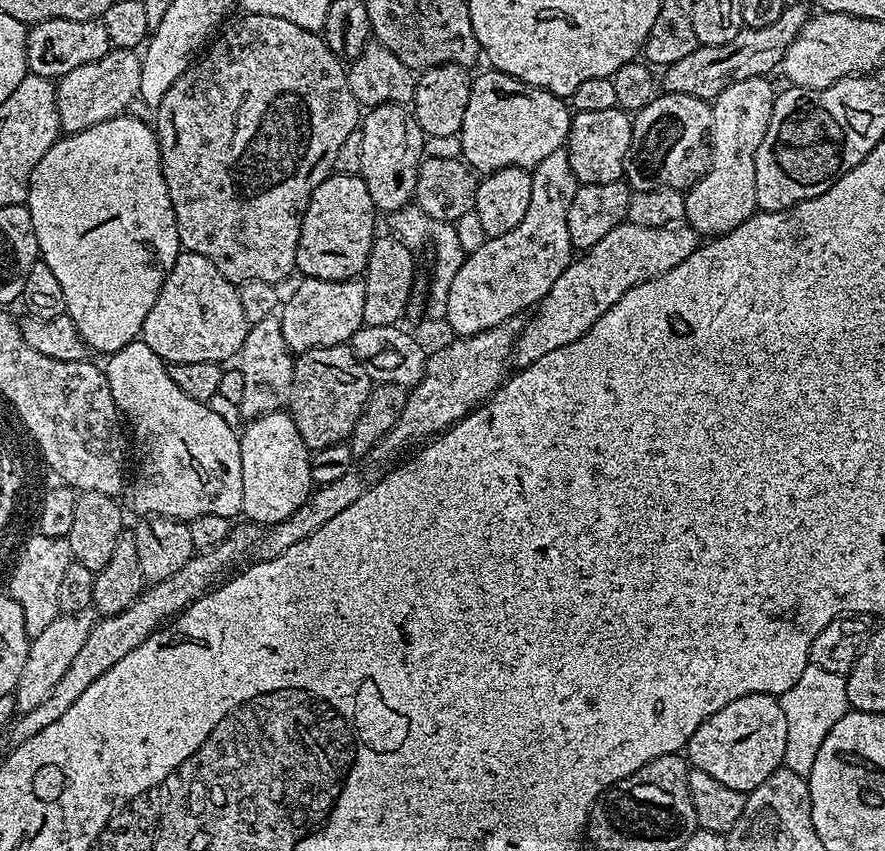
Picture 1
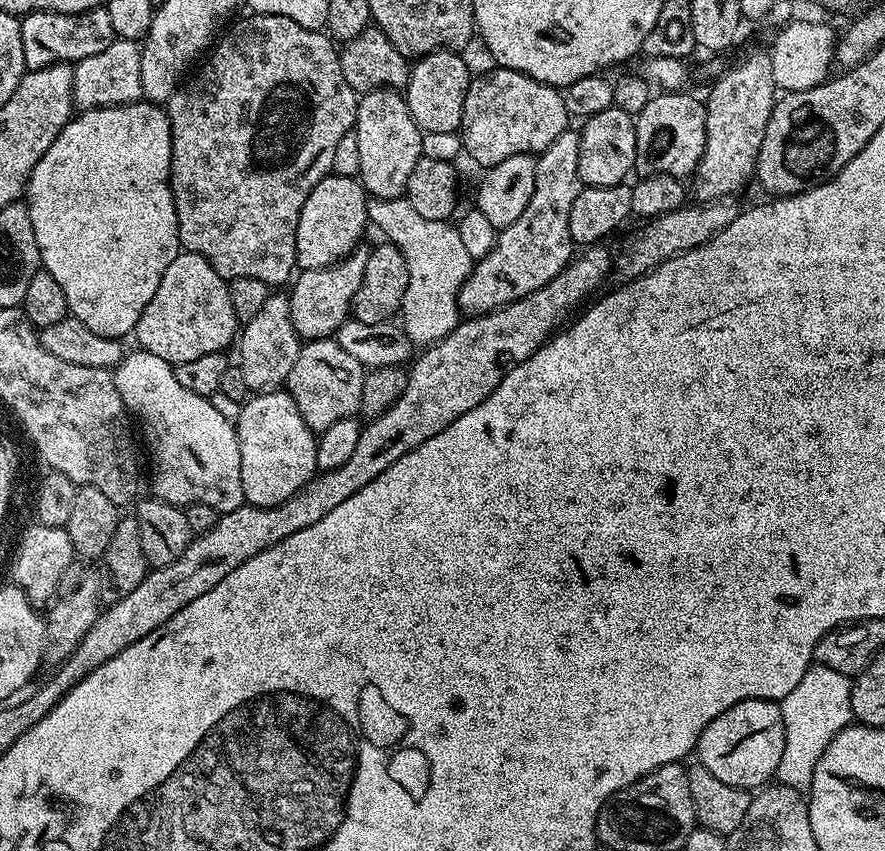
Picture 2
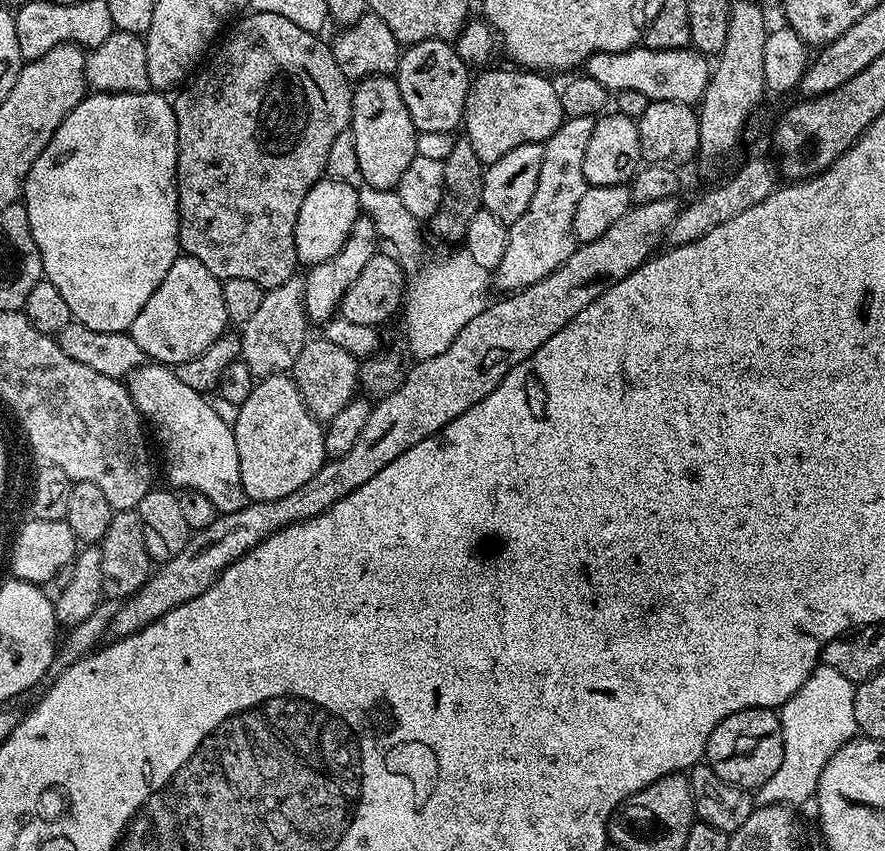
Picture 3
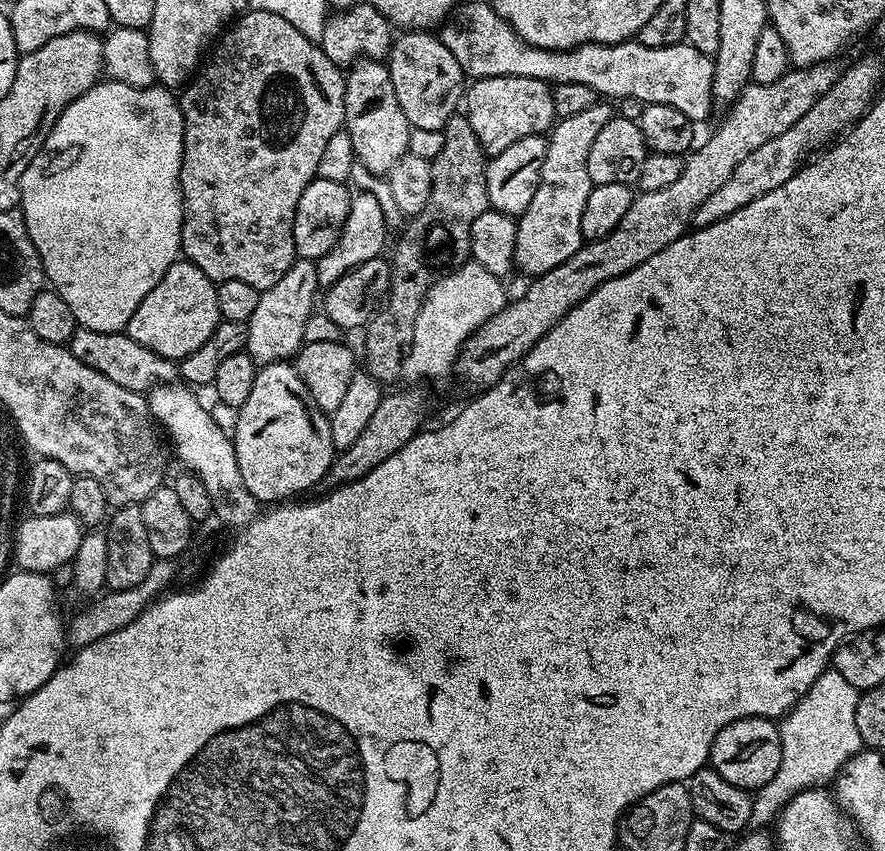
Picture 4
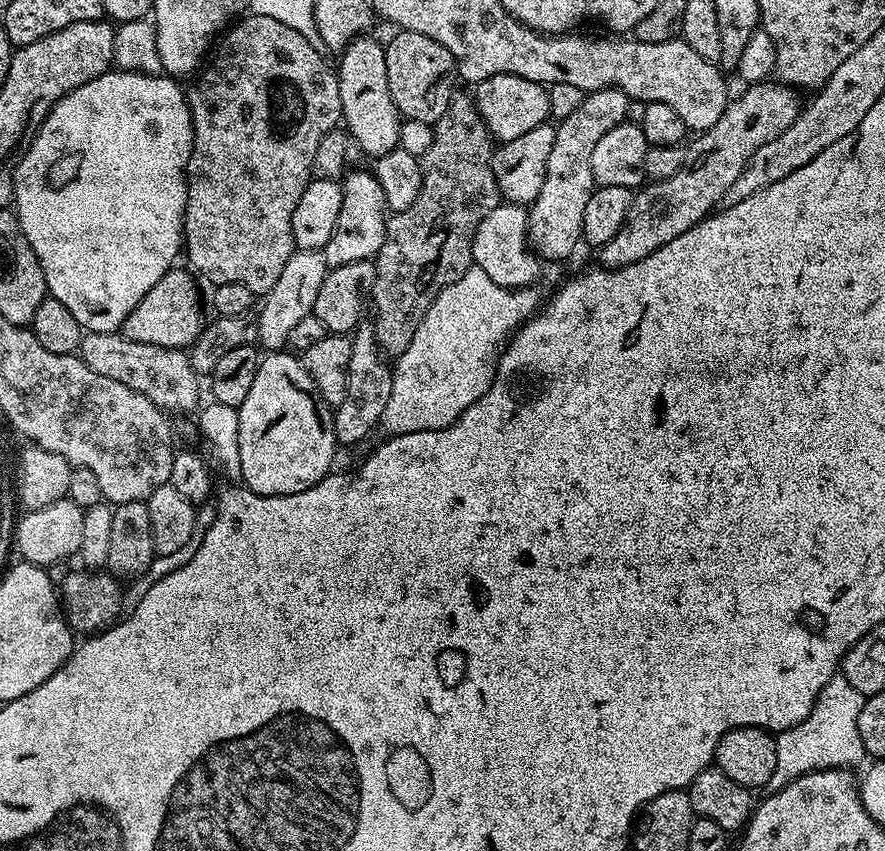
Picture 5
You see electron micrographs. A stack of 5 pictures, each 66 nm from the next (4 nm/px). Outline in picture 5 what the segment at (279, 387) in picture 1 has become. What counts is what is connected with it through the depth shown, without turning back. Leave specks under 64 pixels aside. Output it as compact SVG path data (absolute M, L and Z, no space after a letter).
M301 248L293 252L290 262L282 269L278 282L274 282L274 290L263 296L260 317L255 317L258 344L264 350L280 350L288 344L290 330L302 322L302 318L312 315L314 298L318 298L318 290L322 290L322 282L329 274L328 263L323 251Z

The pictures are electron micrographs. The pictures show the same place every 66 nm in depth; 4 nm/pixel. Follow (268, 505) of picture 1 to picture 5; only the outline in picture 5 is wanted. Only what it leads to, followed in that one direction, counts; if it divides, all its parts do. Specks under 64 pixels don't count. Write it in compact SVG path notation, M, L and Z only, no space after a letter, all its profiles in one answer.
M288 350L265 355L246 402L238 409L239 479L244 480L243 487L257 498L269 498L298 494L322 482L333 471L332 459L338 451L332 413L299 355Z

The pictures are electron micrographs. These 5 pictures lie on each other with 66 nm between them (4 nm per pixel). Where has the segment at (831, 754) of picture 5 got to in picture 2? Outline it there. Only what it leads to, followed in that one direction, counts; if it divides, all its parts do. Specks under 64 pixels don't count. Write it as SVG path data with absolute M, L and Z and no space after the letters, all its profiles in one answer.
M813 663L806 674L802 674L798 686L794 686L790 694L782 697L779 705L786 730L786 746L782 750L782 762L775 774L779 783L797 790L810 788L815 767L822 754L825 754L835 736L853 723L851 693L852 680L849 677L838 674L838 670L830 670L830 666Z

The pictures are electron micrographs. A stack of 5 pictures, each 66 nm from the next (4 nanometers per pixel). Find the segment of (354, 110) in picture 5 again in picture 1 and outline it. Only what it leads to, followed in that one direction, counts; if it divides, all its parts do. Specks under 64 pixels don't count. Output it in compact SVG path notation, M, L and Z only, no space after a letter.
M379 104L363 113L358 130L362 134L362 166L358 174L366 182L366 190L370 190L370 202L376 207L377 213L391 214L413 203L418 186L420 162L425 157L425 135L418 126L416 117L403 104Z

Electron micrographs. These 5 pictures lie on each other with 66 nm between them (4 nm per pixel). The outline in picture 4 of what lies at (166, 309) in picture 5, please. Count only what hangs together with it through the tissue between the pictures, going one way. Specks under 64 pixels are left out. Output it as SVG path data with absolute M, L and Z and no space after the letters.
M186 258L177 259L175 264L162 274L162 282L142 298L138 310L130 318L126 335L134 338L142 346L154 350L162 358L179 362L186 358L186 354L194 354L210 334L214 334L220 325L220 311L218 310L218 294L216 284L198 266L194 266Z

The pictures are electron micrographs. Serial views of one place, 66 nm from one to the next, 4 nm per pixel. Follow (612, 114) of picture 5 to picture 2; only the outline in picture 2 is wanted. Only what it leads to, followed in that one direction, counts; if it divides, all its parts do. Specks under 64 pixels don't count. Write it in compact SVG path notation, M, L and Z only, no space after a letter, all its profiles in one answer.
M569 130L558 134L558 138L554 138L554 142L550 142L550 146L546 146L546 150L536 156L534 195L530 198L530 206L522 210L522 218L518 218L518 222L499 229L490 254L473 263L471 274L460 288L460 311L465 317L484 316L518 298L526 298L526 294L534 294L534 290L542 290L542 286L546 286L546 282L550 282L550 278L554 278L573 259L570 206L574 206L574 198L578 198L582 187L578 174L579 145L579 131Z

